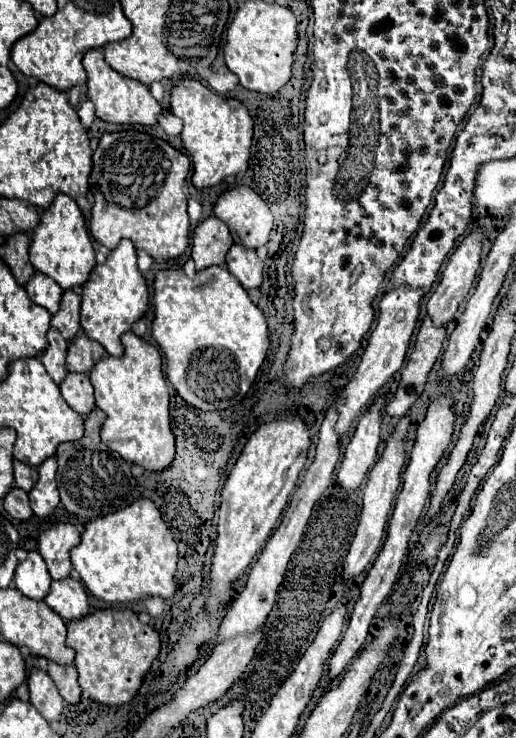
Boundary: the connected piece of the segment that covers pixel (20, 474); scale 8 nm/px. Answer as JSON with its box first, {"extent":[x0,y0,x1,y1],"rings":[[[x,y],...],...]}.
{"extent":[12,461,36,491],"rings":[[[14,461],[12,467],[14,467],[14,483],[20,489],[30,491],[32,485],[34,485],[34,481],[36,481],[36,469],[34,467],[28,467],[28,465],[20,463],[20,461]]]}

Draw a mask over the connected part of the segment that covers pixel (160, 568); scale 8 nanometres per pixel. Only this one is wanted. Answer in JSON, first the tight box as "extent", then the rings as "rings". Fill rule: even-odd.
{"extent":[72,499,178,603],"rings":[[[136,499],[108,517],[96,517],[84,525],[80,543],[72,547],[72,565],[94,597],[108,603],[140,601],[146,595],[172,597],[178,563],[176,541],[150,499]]]}

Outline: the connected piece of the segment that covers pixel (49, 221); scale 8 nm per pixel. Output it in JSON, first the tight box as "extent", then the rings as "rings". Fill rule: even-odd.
{"extent":[28,193,96,289],"rings":[[[60,193],[54,197],[54,203],[42,211],[40,223],[36,225],[36,229],[32,229],[28,253],[32,265],[38,271],[52,277],[62,289],[80,287],[88,279],[92,267],[96,265],[96,257],[94,257],[94,247],[88,235],[86,221],[72,197]]]}

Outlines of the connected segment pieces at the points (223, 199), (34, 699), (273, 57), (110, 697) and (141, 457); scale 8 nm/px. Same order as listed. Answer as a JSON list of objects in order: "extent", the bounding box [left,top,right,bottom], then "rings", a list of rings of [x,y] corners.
[{"extent":[214,185,272,249],"rings":[[[238,185],[224,191],[214,207],[214,215],[228,225],[234,243],[250,249],[268,243],[272,213],[254,189]]]},{"extent":[28,667,64,721],"rings":[[[34,667],[28,677],[28,689],[30,689],[30,703],[40,711],[40,715],[46,721],[56,721],[62,713],[64,699],[60,697],[50,675]]]},{"extent":[224,1,296,95],"rings":[[[246,1],[240,3],[232,23],[228,25],[224,61],[228,69],[240,79],[240,85],[250,91],[274,95],[282,85],[286,85],[292,75],[290,67],[296,41],[296,17],[288,7],[266,1]]]},{"extent":[66,609,160,705],"rings":[[[94,609],[88,617],[68,623],[66,643],[76,649],[74,665],[78,669],[78,683],[86,695],[102,705],[128,703],[152,661],[160,653],[160,637],[150,625],[142,625],[132,609]]]},{"extent":[90,331,174,471],"rings":[[[132,331],[122,335],[122,345],[122,357],[104,355],[90,371],[96,405],[106,413],[100,437],[112,451],[120,453],[122,459],[158,471],[168,467],[174,457],[174,437],[168,413],[170,395],[162,373],[162,357],[156,347]]]}]

